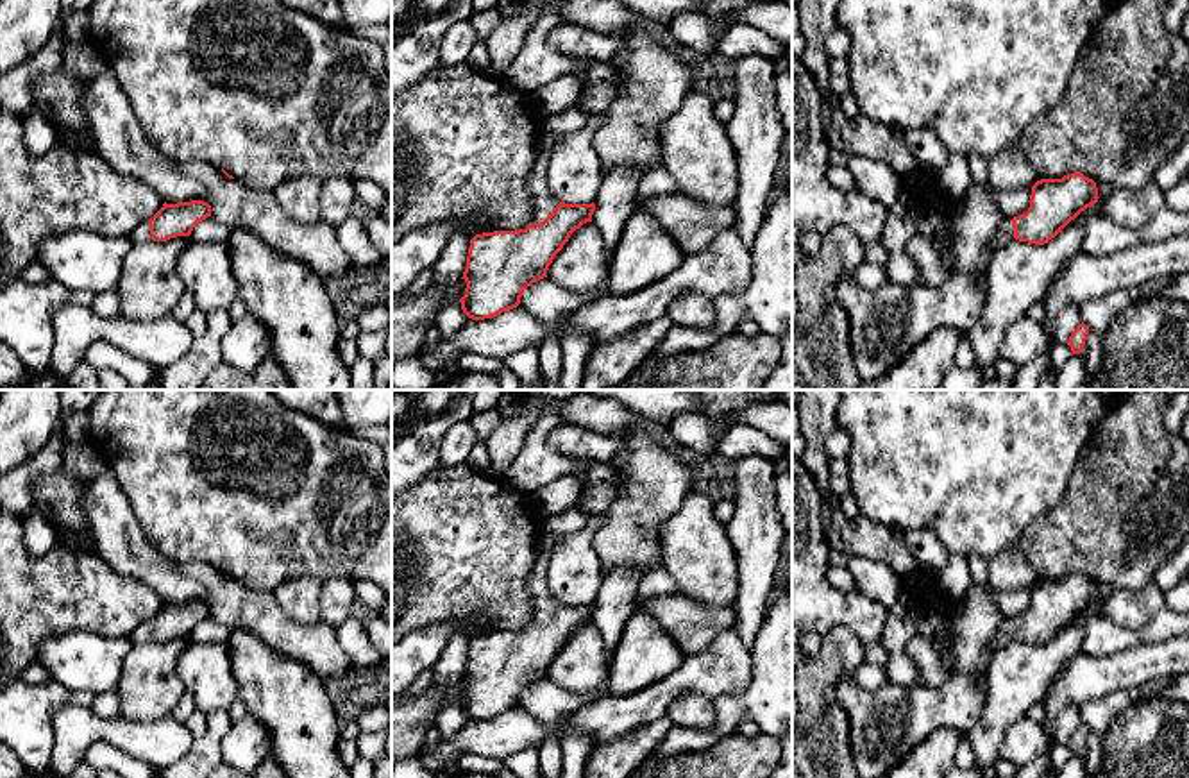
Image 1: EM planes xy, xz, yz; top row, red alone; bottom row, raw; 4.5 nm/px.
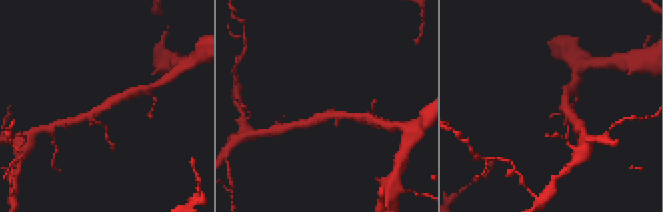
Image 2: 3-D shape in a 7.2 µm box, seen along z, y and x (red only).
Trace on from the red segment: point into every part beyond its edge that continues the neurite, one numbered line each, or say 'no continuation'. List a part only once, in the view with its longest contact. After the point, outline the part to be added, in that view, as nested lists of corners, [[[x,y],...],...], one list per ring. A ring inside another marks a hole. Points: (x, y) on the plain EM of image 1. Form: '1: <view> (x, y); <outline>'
1: xz (544, 601); [[[544,524],[538,531],[535,567],[529,572],[529,594],[535,601],[535,624],[542,624],[560,605],[547,585],[547,563],[554,547],[554,538]]]

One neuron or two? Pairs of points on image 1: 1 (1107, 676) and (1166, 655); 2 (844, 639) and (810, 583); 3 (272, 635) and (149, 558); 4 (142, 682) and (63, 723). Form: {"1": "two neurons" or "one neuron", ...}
{"1": "one neuron", "2": "two neurons", "3": "one neuron", "4": "two neurons"}

